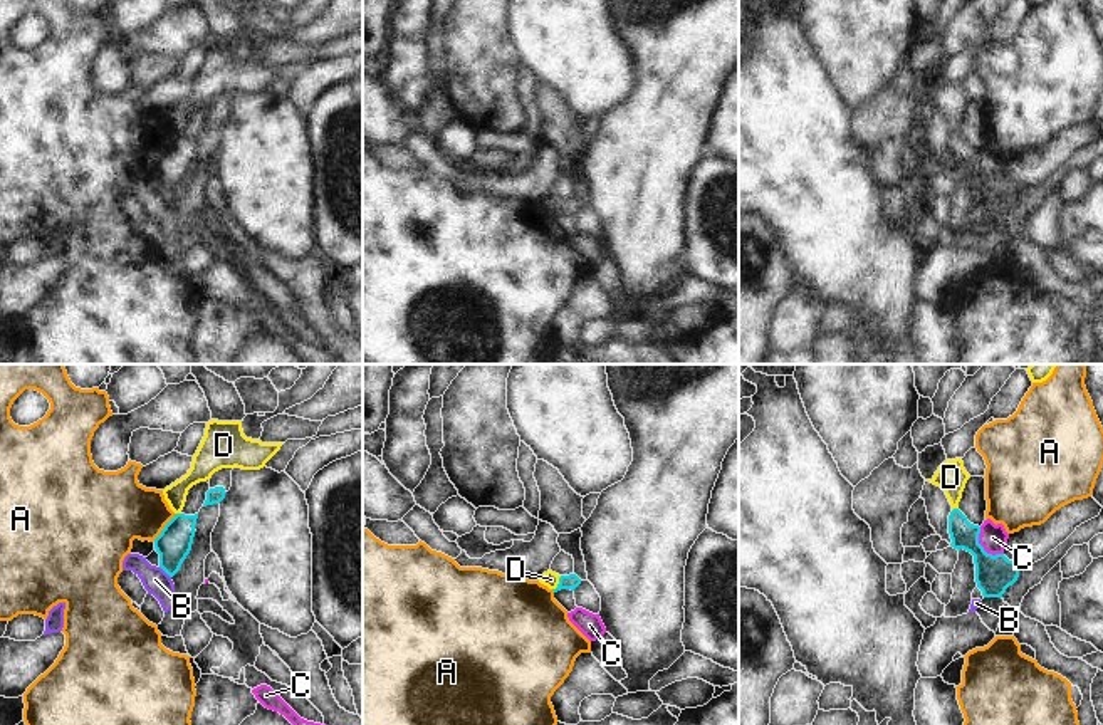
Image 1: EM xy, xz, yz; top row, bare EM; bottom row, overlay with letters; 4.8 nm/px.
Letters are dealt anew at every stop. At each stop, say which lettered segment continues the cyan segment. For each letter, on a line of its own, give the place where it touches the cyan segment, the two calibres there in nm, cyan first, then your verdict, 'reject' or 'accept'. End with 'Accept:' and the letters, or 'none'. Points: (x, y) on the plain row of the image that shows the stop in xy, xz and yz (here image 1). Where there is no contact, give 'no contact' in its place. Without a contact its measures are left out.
A: xy (165, 151) | 170/320 nm | reject
B: xy (165, 195) | 170/120 nm | reject
C: yz (982, 172) | 180/130 nm | reject
D: xz (559, 207) | 70/80 nm | reject
Accept: none

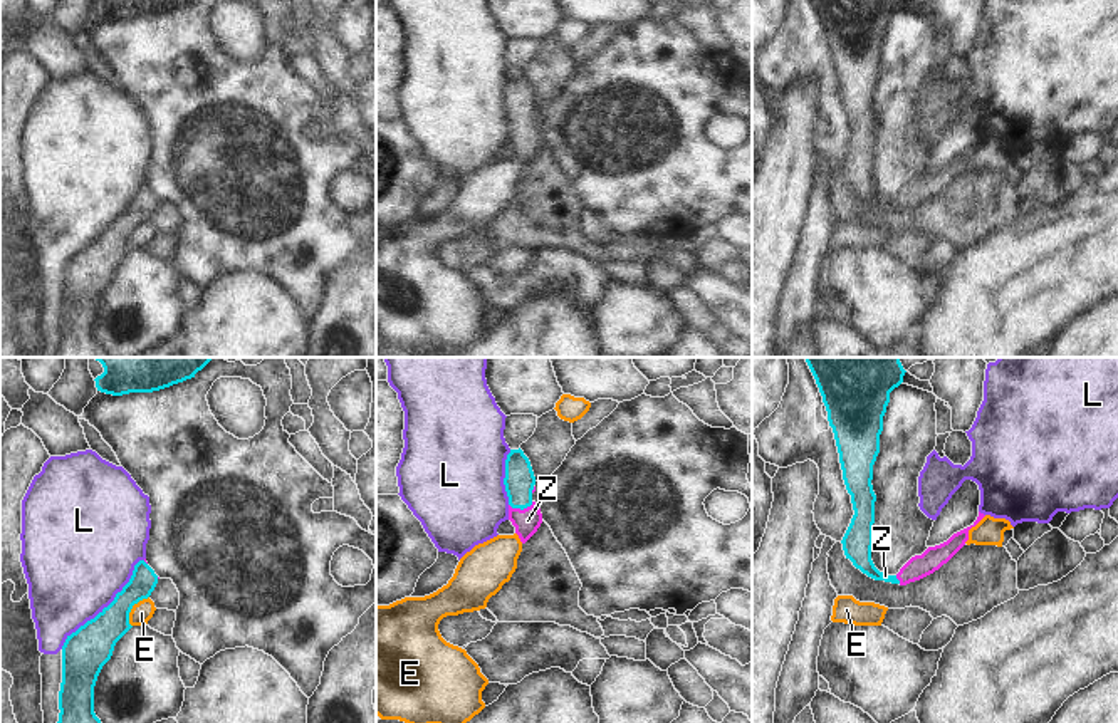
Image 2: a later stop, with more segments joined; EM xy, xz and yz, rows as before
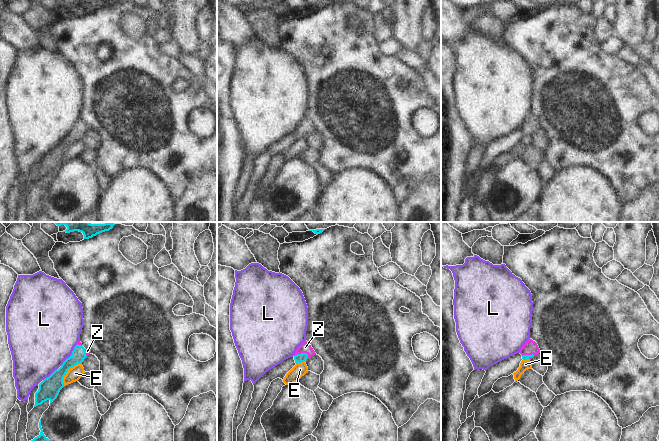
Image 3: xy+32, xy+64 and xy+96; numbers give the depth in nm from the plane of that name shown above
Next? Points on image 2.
E: xy (131, 232) | 200/100 nm | reject
L: xy (108, 230) | 220/480 nm | reject
Z: xz (521, 133) | 150/120 nm | accept
Accept: Z

